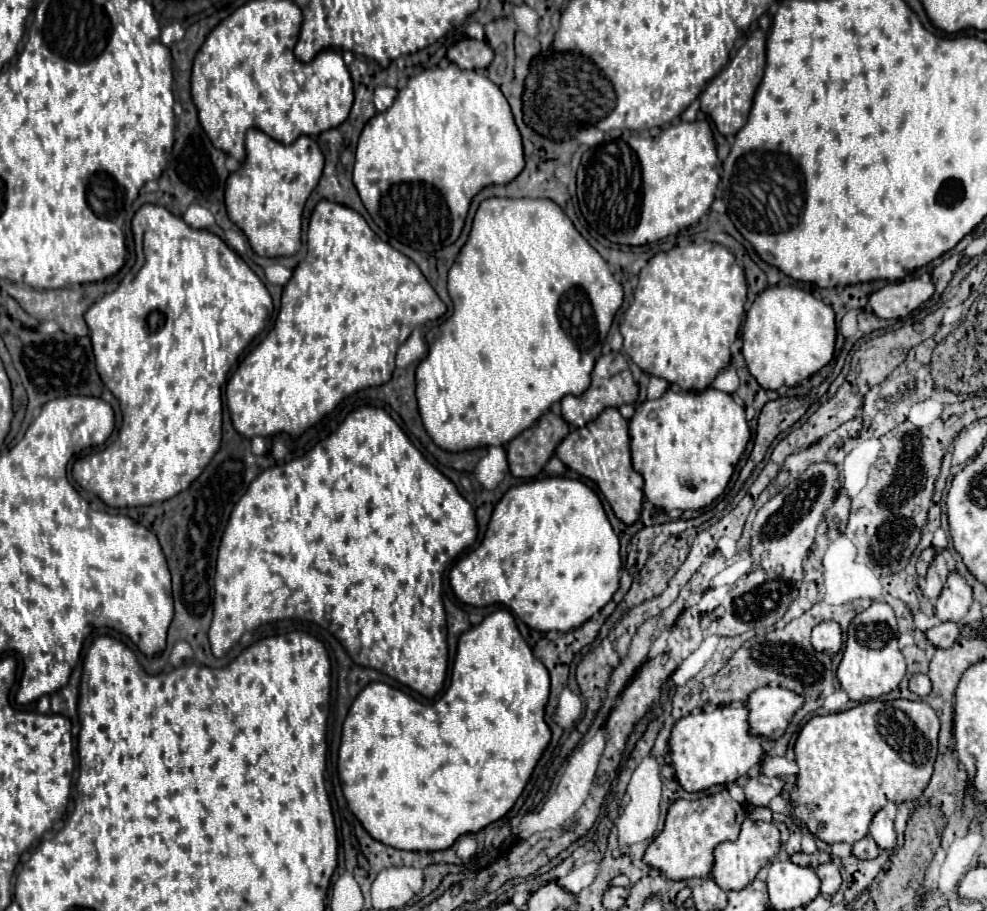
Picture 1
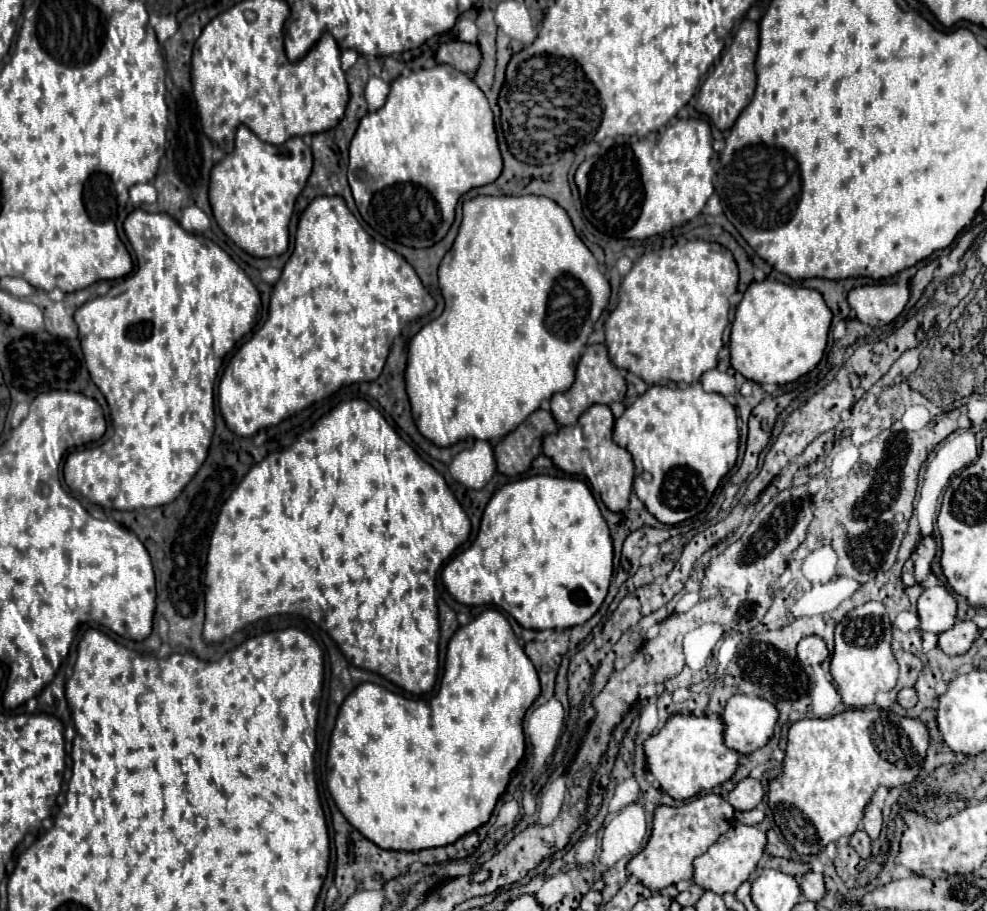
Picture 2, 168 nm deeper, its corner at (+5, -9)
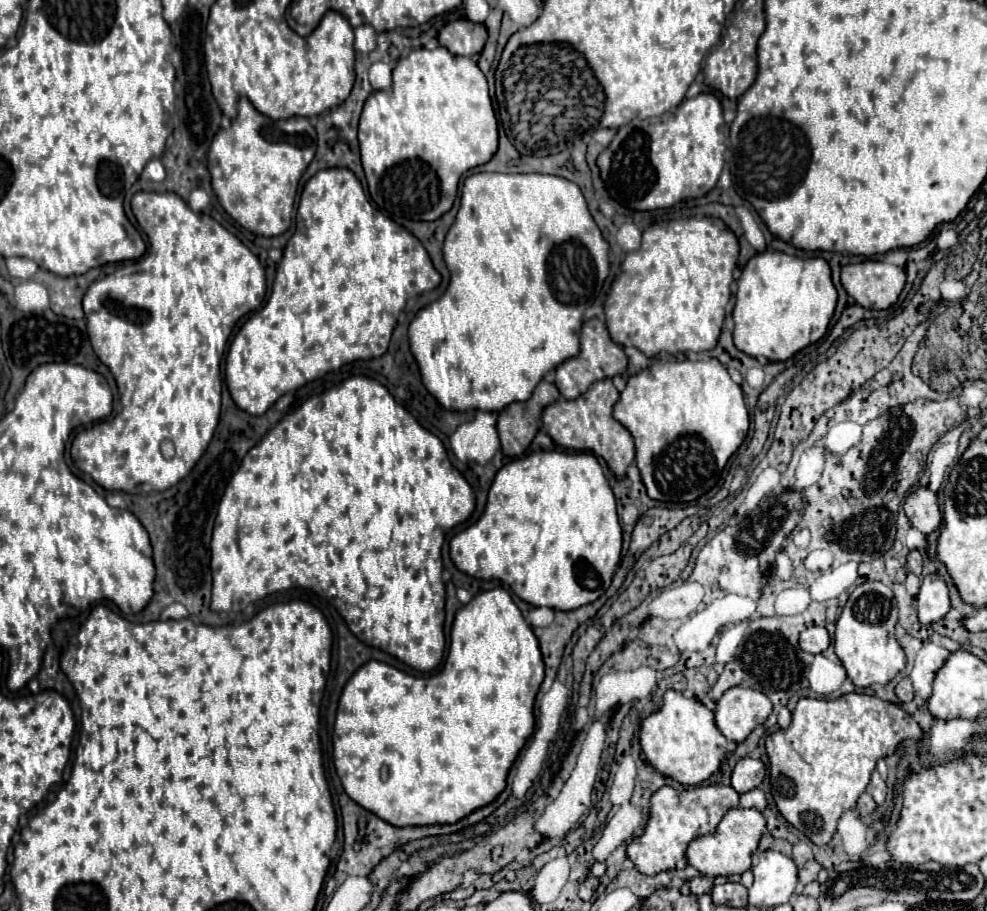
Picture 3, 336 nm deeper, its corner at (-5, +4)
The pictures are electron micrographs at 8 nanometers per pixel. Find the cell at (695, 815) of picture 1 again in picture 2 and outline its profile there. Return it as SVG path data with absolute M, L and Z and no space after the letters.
M703 794L695 800L691 800L685 806L679 808L671 808L671 806L659 806L655 810L655 818L653 818L653 832L651 838L647 842L647 846L627 864L627 870L631 876L639 878L645 886L649 886L651 890L663 890L667 886L673 886L681 880L693 880L693 860L703 854L709 846L713 846L721 834L725 834L735 822L735 810L733 806L723 800L719 794Z

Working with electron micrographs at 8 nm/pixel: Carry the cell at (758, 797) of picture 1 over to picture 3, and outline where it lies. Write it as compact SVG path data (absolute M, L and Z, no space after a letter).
M743 757L737 761L731 773L731 785L737 793L747 793L761 785L765 777L765 765L759 759Z

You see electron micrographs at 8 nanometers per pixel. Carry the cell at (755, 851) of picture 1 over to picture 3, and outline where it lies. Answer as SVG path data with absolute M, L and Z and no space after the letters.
M733 807L719 821L717 829L711 835L701 835L693 839L685 851L687 863L695 867L699 873L717 877L717 875L741 875L751 867L751 855L759 845L761 835L767 831L765 817L757 809Z

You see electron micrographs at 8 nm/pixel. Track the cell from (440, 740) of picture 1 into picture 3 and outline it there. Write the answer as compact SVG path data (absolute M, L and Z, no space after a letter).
M495 587L489 591L479 593L473 597L467 605L463 605L453 621L451 627L451 647L449 647L449 665L445 665L439 673L429 677L413 677L409 673L403 673L387 663L381 661L369 661L361 665L355 675L347 681L337 709L337 719L333 727L333 761L337 775L345 787L345 793L359 805L363 805L367 811L375 813L377 817L383 817L383 821L391 821L391 825L435 825L435 823L457 823L471 811L491 803L507 785L507 773L517 759L519 751L527 743L529 735L535 727L535 697L539 691L539 685L543 681L543 659L539 651L537 637L533 629L525 623L519 607L513 603L511 595L503 587Z

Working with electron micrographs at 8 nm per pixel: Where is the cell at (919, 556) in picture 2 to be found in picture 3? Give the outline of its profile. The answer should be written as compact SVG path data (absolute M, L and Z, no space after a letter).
M917 487L915 491L911 491L905 497L903 508L911 525L925 535L935 531L941 523L937 494L929 487Z

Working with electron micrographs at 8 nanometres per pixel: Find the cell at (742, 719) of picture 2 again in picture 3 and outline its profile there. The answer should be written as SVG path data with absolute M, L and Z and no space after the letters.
M731 687L723 693L715 707L715 725L725 739L741 743L755 725L761 725L773 711L771 701L747 687Z

